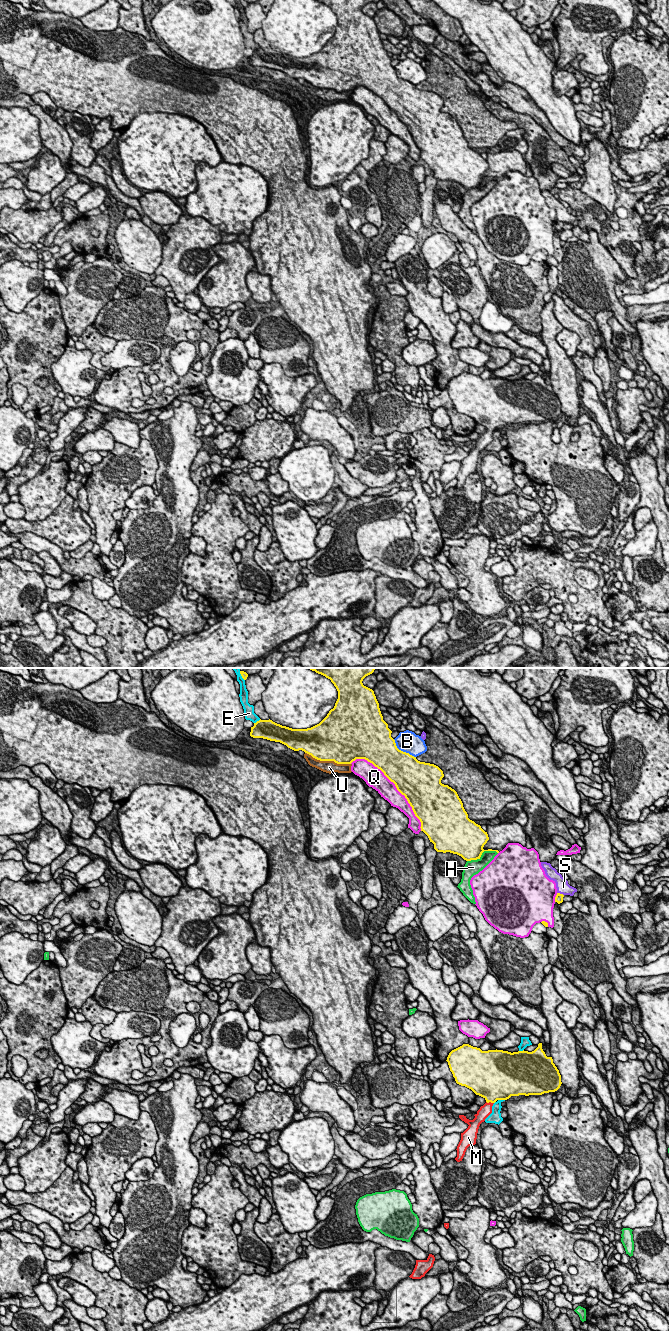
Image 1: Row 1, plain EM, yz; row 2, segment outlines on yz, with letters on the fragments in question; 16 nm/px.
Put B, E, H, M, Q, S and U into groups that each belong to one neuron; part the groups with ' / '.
B / E / H / M / Q / S / U

